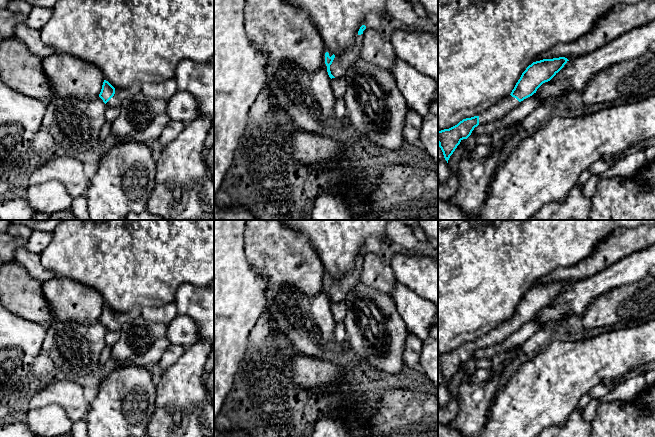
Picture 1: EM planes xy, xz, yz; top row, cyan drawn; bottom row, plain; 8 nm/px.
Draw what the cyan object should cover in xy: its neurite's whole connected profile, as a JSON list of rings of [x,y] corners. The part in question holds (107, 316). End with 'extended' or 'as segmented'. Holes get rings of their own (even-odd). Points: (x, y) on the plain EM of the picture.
[[[104,304],[99,321],[107,329],[107,331],[115,332],[121,329],[121,327],[141,316],[140,308],[134,307],[127,313],[114,312],[108,305]]]; extended

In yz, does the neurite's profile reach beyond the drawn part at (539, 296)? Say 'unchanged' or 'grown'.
grown

